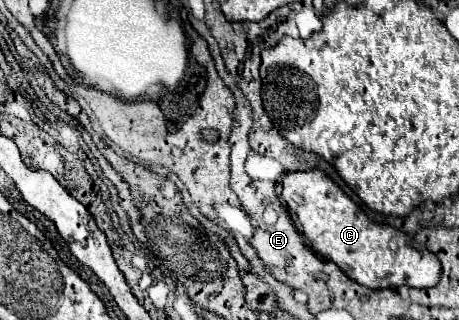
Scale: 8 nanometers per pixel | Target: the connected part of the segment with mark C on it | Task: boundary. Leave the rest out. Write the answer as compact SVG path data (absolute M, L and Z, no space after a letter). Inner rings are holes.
M311 169L311 171L293 171L285 175L285 183L283 183L283 191L281 197L283 201L287 201L289 211L295 211L299 223L301 223L301 231L307 237L307 241L311 241L311 249L315 253L319 253L325 259L335 261L349 279L357 281L359 285L365 285L369 289L397 289L401 285L407 287L433 287L439 281L441 275L441 265L439 259L435 257L435 253L417 247L401 229L395 229L391 225L381 225L373 219L367 219L367 215L341 191L341 187L331 181L331 177L327 177L323 171ZM391 239L397 239L397 247L393 249L389 245Z

